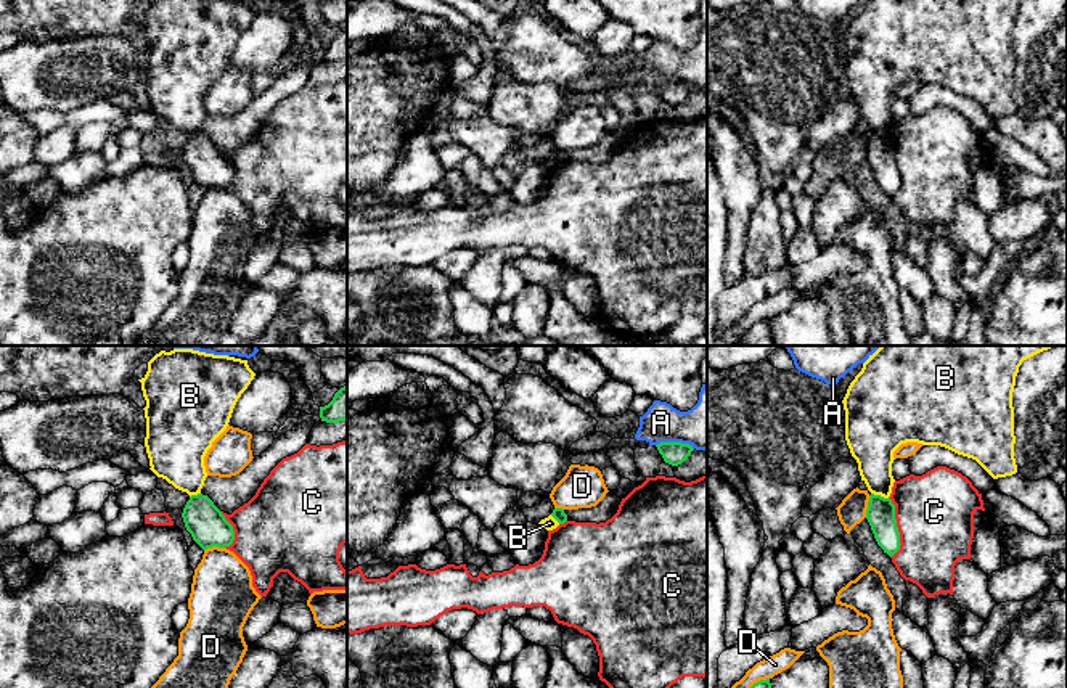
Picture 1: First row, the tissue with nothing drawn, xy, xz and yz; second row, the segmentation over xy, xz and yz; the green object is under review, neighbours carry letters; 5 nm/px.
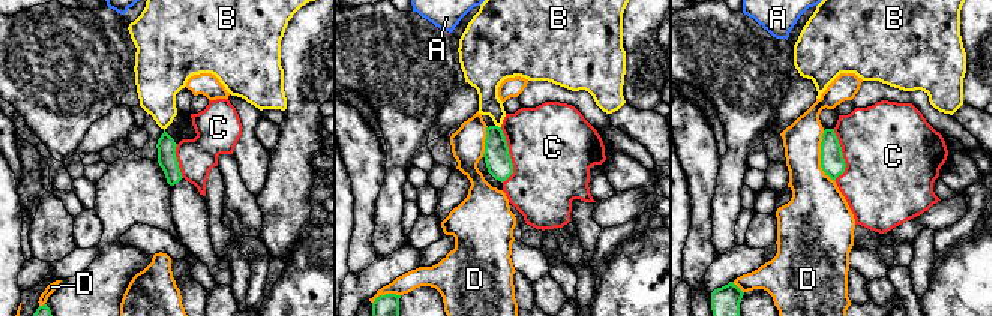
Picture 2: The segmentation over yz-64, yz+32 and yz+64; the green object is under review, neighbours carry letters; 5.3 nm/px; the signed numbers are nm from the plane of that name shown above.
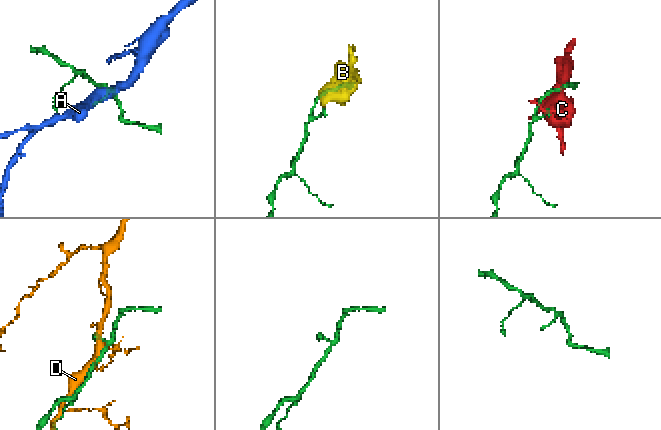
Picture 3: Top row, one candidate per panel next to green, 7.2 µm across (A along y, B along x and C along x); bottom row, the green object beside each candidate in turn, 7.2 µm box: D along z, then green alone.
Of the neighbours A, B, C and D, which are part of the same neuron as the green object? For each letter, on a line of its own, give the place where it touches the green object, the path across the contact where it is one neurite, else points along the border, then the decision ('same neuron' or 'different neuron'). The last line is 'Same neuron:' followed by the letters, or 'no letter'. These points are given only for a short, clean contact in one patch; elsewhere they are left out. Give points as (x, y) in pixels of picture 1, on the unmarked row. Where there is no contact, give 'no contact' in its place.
A: meets green in xz at (675, 82); different neuron
B: meets green in yz at (879, 135); border along yz (871, 132), (887, 139); different neuron
C: meets green in yz at (897, 167); different neuron
D: meets green in yz at (868, 147); different neuron
Same neuron: no letter

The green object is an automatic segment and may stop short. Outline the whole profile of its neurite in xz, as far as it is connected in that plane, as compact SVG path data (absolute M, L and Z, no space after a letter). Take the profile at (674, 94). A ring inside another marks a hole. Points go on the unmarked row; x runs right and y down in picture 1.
M660 82L656 87L662 95L664 101L672 106L678 106L686 101L691 92L694 90L693 85L681 82Z

